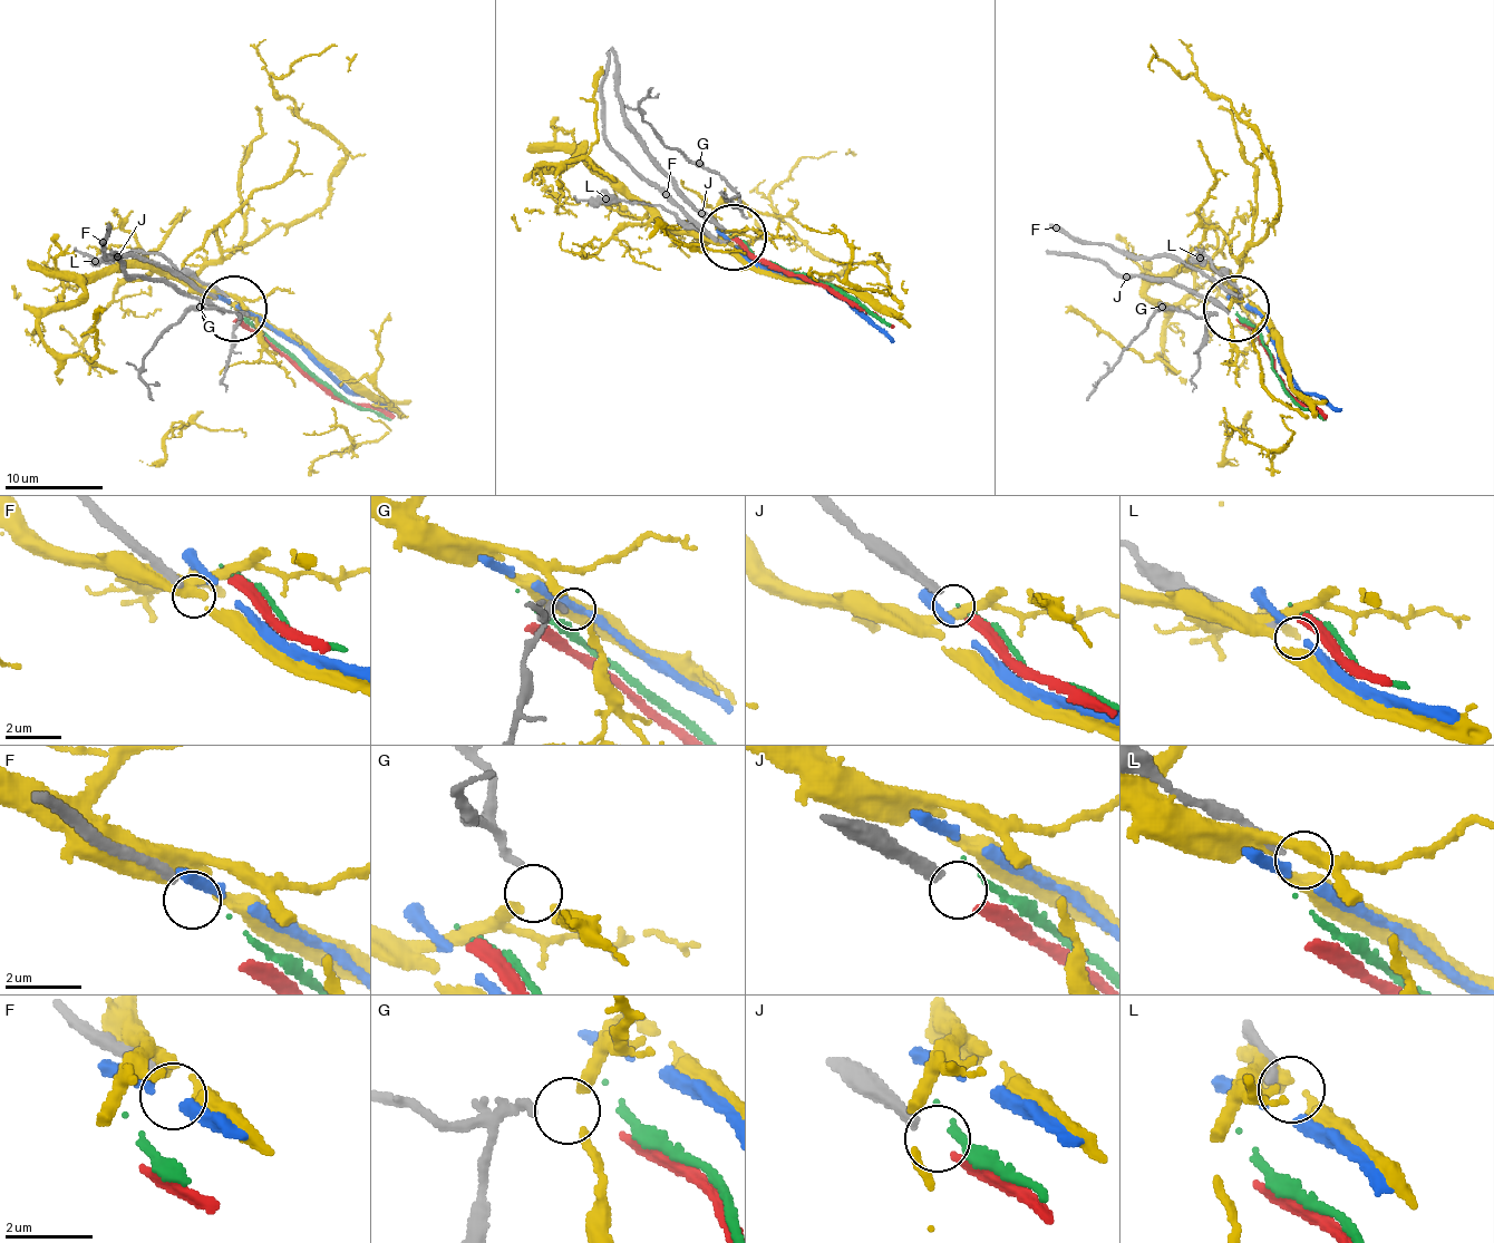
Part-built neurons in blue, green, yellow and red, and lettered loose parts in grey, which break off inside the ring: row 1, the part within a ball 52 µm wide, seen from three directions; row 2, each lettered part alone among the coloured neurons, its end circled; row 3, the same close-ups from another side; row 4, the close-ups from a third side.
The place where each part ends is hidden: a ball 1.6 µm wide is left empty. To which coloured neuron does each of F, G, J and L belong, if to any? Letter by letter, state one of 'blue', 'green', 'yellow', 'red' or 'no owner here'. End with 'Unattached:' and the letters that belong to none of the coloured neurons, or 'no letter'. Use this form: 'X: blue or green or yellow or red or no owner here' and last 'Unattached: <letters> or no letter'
F: no owner here
G: yellow
J: red
L: no owner here
Unattached: F, L

